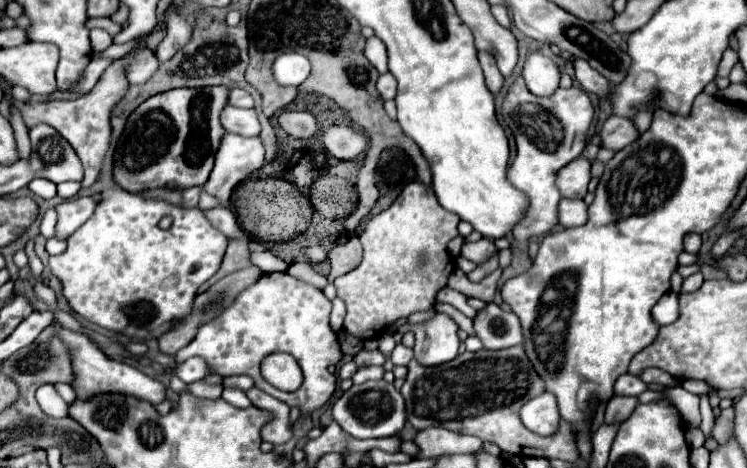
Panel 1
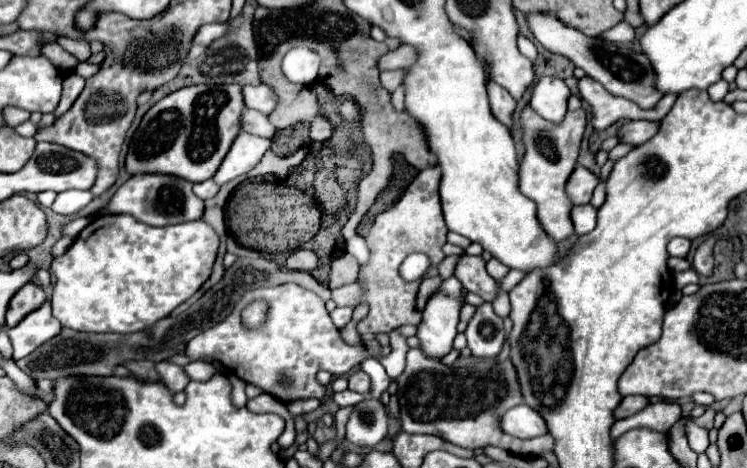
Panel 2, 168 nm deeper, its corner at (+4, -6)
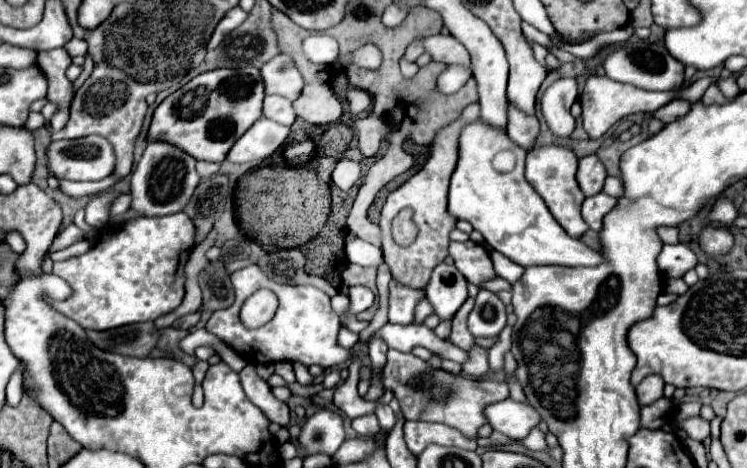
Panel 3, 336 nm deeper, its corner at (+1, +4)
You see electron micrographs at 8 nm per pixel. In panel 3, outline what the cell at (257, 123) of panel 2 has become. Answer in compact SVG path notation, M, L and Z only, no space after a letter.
M267 96L263 104L263 116L275 122L281 122L285 126L291 126L295 122L295 112L289 100L281 96Z

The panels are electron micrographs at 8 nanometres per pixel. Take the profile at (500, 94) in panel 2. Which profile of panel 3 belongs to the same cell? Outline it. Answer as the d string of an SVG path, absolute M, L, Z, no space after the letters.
M509 102L507 104L507 134L509 134L509 138L513 138L513 142L517 142L525 150L529 150L537 132L539 132L537 118L529 116L529 114L521 114L521 110L517 110Z

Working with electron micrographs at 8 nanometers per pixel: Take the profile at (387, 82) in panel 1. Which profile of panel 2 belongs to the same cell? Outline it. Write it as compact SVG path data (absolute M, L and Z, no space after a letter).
M386 70L380 74L380 80L386 90L394 92L402 84L402 70Z

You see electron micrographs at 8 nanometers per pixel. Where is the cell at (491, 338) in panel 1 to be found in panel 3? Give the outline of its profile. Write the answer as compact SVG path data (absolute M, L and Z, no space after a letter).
M481 288L475 298L475 308L467 320L469 332L475 338L497 338L505 324L505 304L497 298L497 294Z

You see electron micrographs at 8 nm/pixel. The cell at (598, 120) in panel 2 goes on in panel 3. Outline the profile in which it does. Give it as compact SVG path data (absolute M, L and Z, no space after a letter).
M591 74L585 82L583 94L581 94L581 108L583 108L583 128L591 138L601 138L615 122L619 122L621 118L629 116L629 114L637 114L637 112L655 112L657 108L669 104L671 100L679 98L679 100L687 100L687 102L697 102L701 100L703 92L711 86L717 84L717 78L699 78L697 82L693 82L687 88L681 90L671 90L671 92L647 92L647 90L639 90L631 84L621 84L621 82L613 82L607 76L597 76Z

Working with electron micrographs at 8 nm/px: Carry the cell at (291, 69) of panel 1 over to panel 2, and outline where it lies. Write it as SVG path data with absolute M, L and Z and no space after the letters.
M292 50L292 52L288 54L288 58L284 60L284 66L282 66L284 74L286 74L292 82L312 84L312 82L316 80L316 76L318 76L318 64L320 64L318 56L312 54L312 52L308 52L308 54L306 54L308 60L306 60L306 56L300 56L300 58L298 58L296 54L298 54L298 50Z

